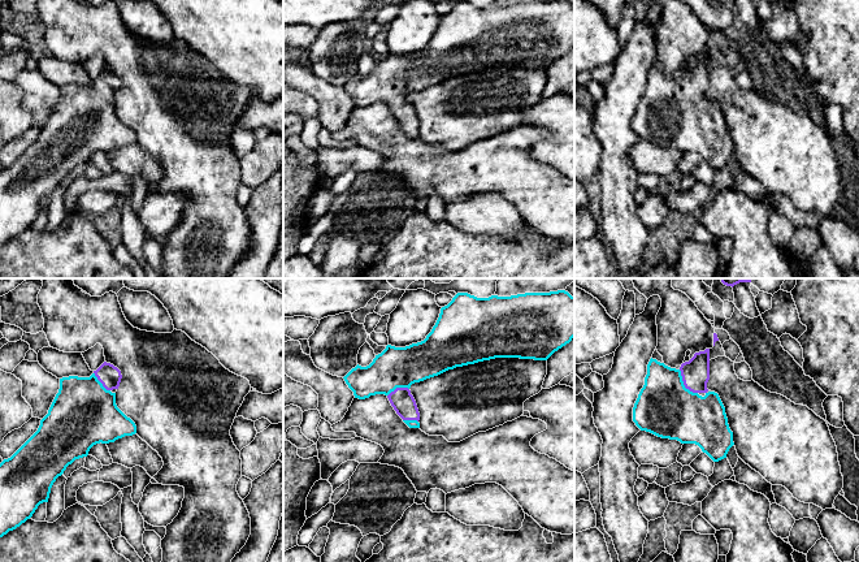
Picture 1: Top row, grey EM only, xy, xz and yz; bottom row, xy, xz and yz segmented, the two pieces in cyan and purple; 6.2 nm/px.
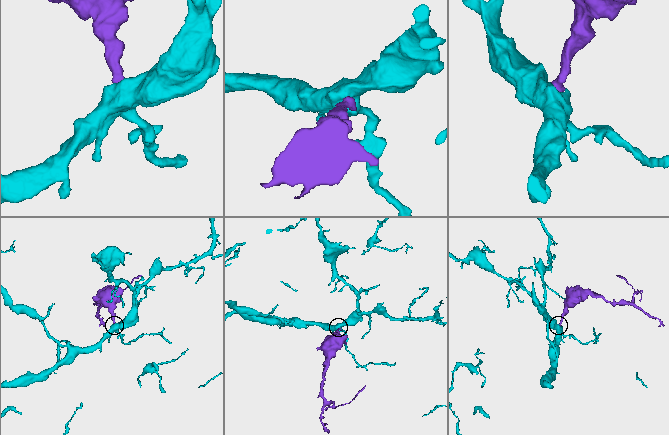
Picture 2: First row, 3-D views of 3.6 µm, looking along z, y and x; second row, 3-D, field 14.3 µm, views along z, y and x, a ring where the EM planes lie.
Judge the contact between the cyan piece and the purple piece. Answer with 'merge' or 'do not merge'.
merge

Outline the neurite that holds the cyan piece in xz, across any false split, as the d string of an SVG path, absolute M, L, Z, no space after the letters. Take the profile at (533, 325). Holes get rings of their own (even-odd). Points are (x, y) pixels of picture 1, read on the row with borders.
M565 290L489 298L457 293L441 308L435 325L424 341L405 347L387 345L369 366L357 364L343 379L355 398L385 394L409 428L420 428L420 412L409 390L412 384L495 358L547 360L573 337L574 297Z

